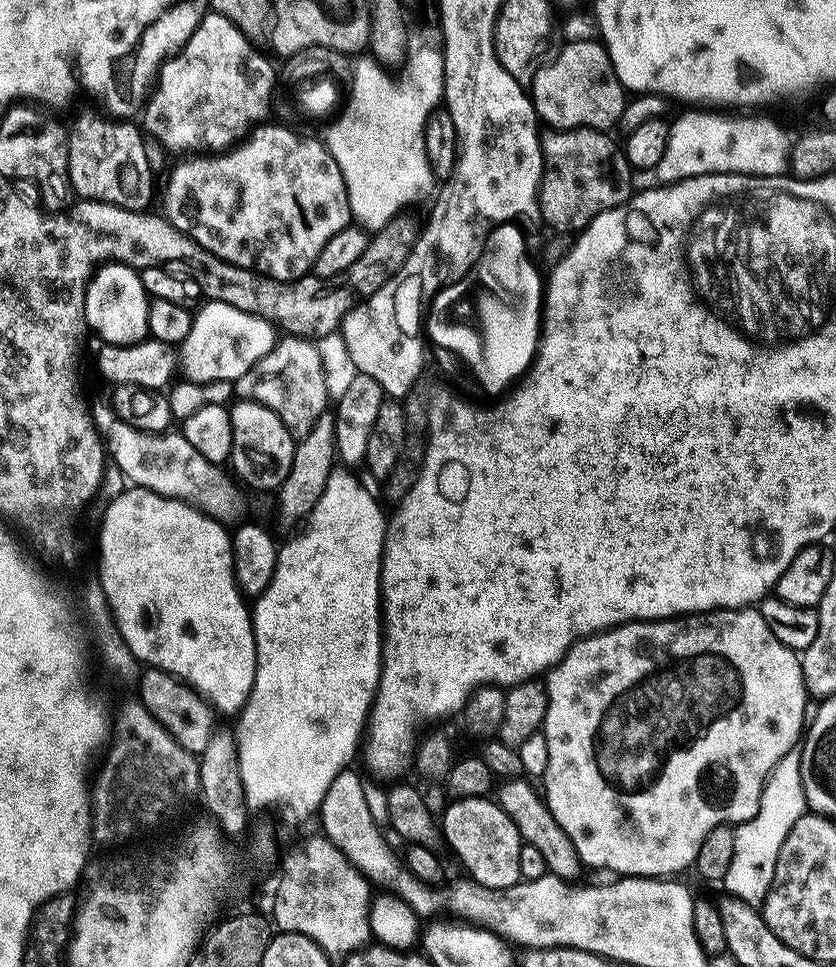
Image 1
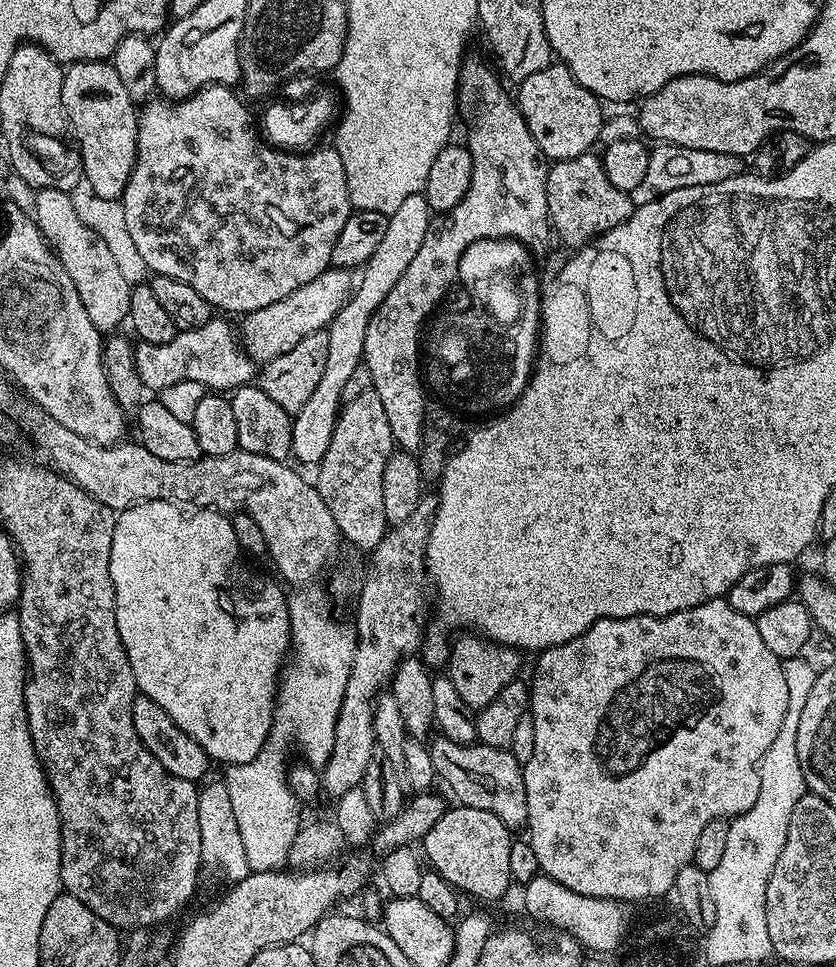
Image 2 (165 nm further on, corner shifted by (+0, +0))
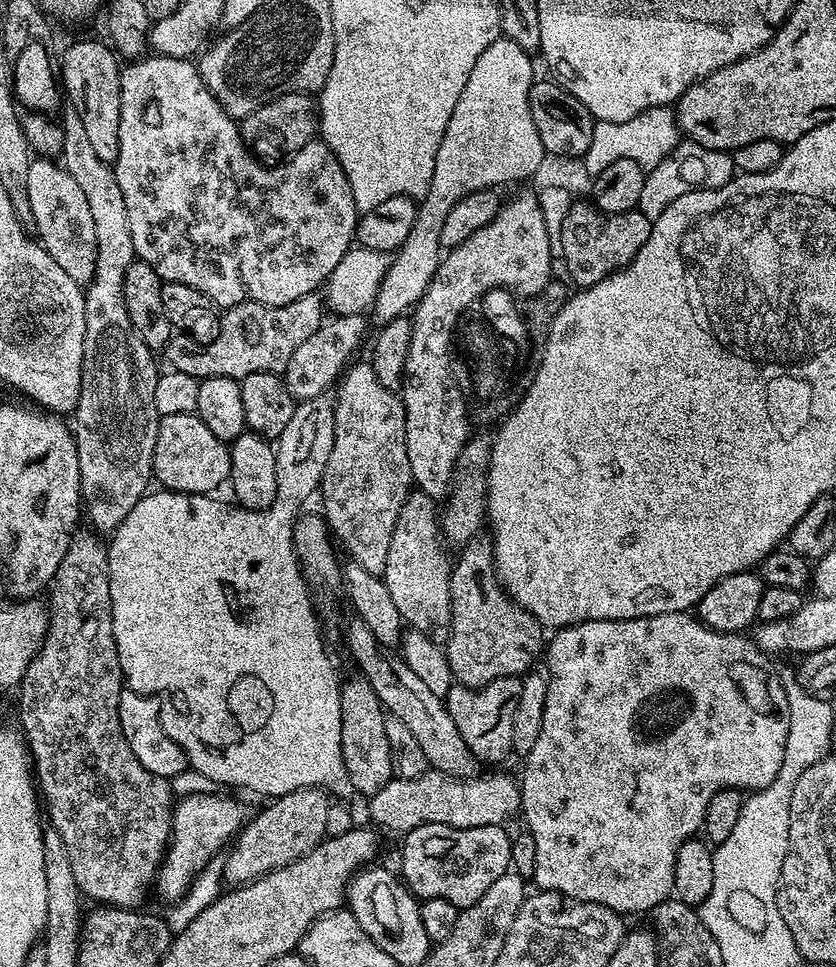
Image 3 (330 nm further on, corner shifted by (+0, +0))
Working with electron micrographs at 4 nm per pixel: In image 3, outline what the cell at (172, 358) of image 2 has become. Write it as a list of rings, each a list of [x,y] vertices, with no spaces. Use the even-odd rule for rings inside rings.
[[[311,292],[281,308],[249,300],[235,304],[221,315],[218,338],[214,338],[214,342],[199,344],[194,338],[176,334],[163,348],[162,356],[168,359],[167,367],[171,371],[190,374],[199,381],[211,376],[241,381],[255,372],[283,373],[290,362],[290,354],[294,354],[325,319],[326,304],[318,297],[316,292]]]

